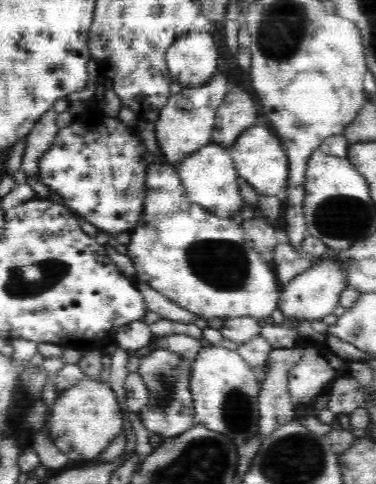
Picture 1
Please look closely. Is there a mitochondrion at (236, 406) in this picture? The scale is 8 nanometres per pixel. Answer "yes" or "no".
yes

